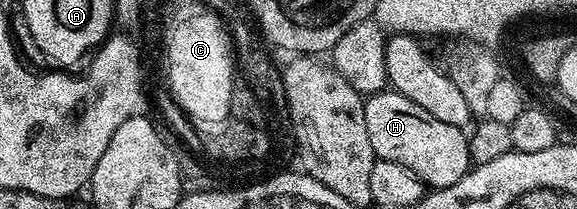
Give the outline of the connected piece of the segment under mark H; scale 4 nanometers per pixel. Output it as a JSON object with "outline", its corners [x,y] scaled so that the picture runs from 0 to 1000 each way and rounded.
{"outline":[[[679,426],[655,435],[652,455],[633,474],[633,574],[636,656],[643,656],[643,713],[655,761],[685,770],[698,789],[744,904],[763,904],[789,885],[816,813],[813,756],[813,651],[775,579],[759,579],[747,560],[740,522],[705,483],[693,445]]]}

